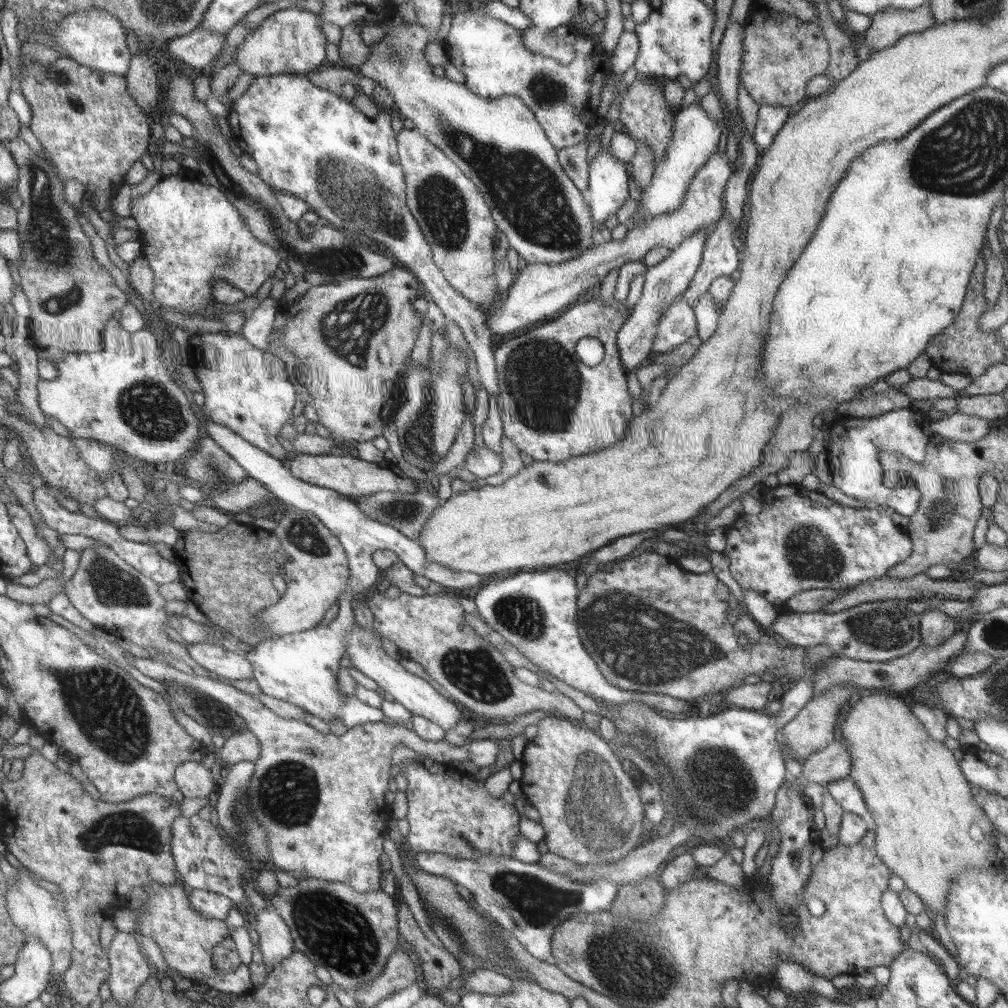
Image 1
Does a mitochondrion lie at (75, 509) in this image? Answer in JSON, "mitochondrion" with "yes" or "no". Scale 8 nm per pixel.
{"mitochondrion":"no"}

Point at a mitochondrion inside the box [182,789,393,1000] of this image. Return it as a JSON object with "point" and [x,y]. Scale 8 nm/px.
{"point":[336,933]}

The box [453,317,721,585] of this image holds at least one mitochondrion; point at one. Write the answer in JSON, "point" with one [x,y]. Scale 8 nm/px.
{"point":[544,384]}

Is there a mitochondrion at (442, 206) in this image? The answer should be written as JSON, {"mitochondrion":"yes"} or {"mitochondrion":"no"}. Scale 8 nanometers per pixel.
{"mitochondrion":"yes"}

